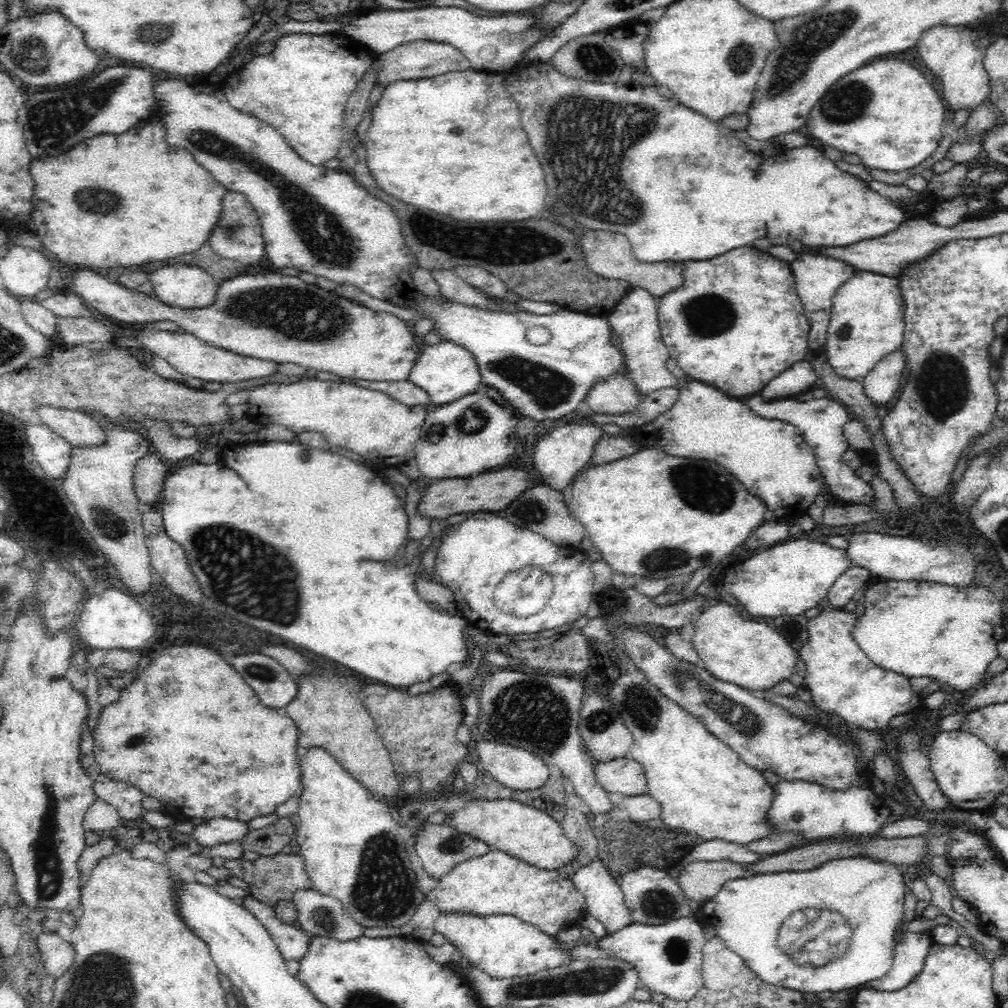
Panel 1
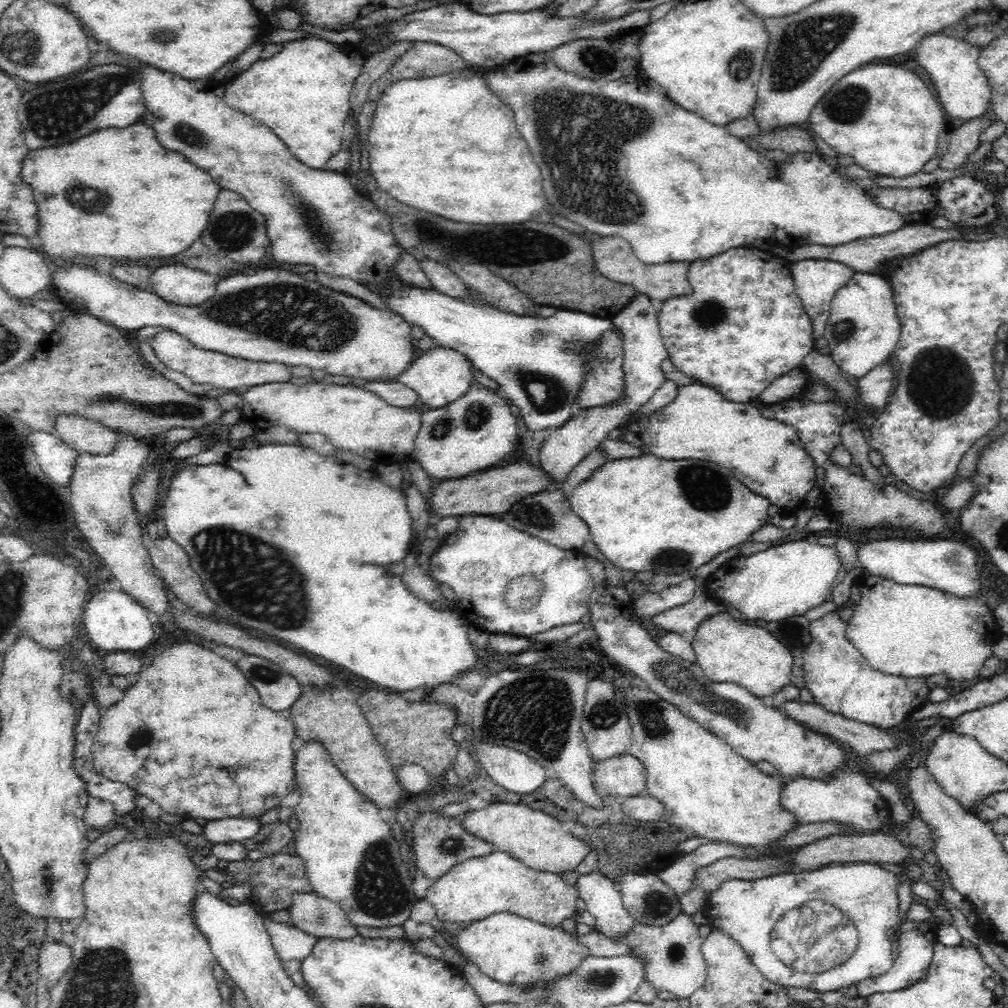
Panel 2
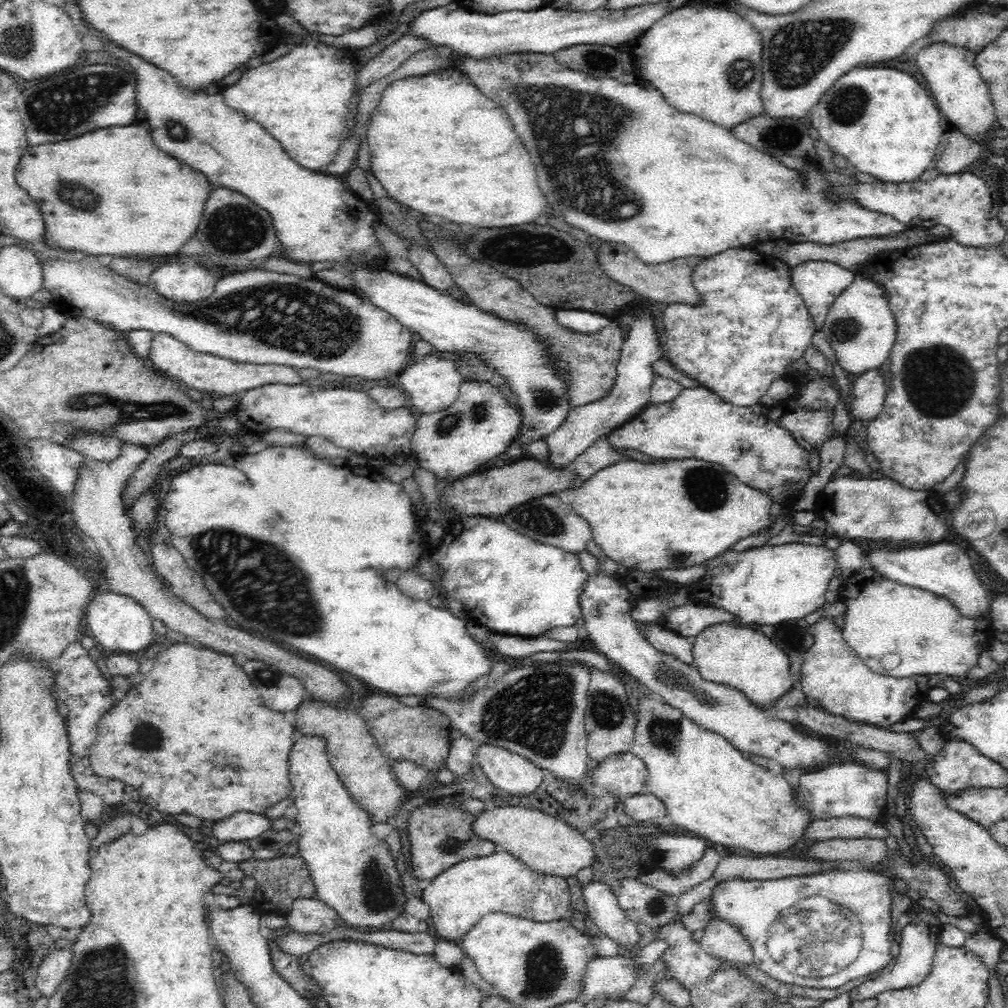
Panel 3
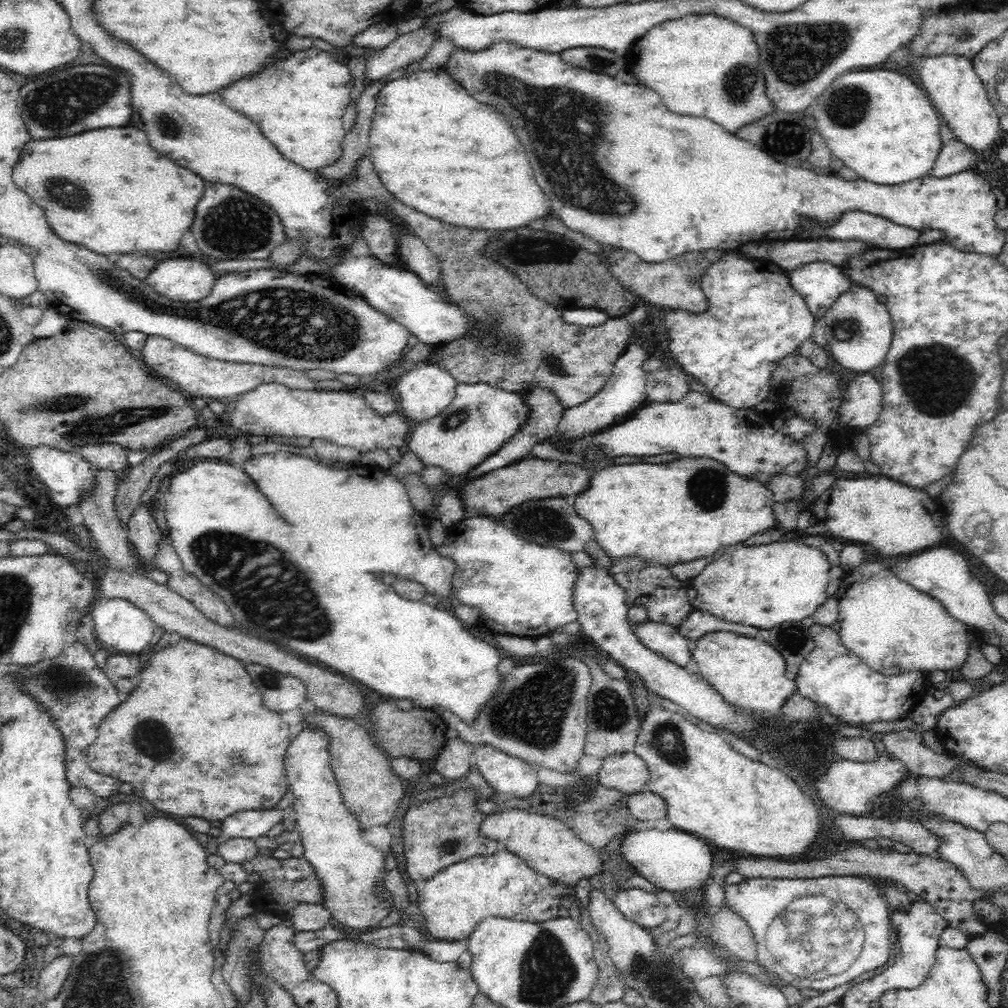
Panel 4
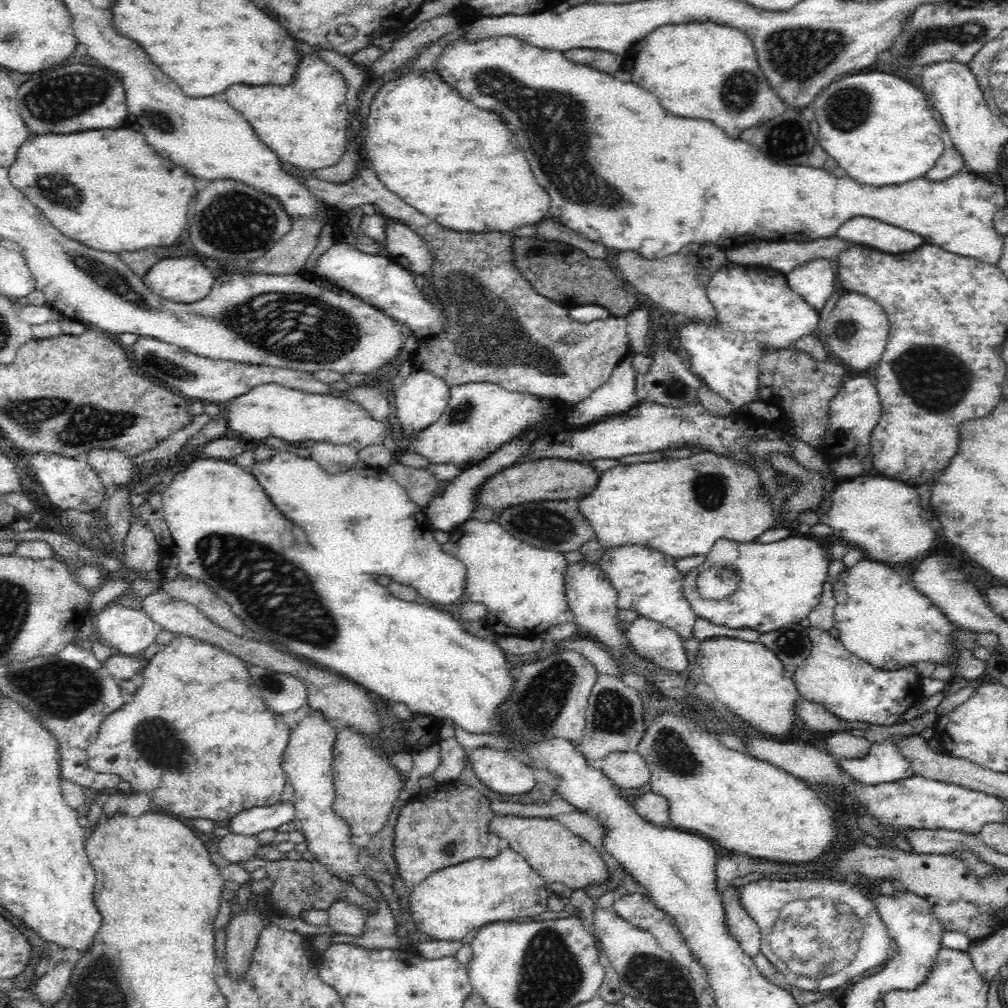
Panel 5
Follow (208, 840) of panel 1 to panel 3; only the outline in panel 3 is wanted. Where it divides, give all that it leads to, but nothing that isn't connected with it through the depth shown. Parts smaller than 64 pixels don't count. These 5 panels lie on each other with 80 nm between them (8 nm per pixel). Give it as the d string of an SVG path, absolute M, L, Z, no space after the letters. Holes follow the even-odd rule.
M240 812L240 814L233 814L228 818L214 821L211 836L220 844L230 841L248 841L266 832L268 826L271 826L270 820L264 815Z

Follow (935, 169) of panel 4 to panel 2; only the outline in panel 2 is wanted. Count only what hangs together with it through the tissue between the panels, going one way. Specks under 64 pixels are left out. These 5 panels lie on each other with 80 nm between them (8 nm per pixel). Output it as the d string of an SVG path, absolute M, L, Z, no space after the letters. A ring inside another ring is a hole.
M987 111L955 129L953 135L950 136L948 154L940 159L938 168L954 170L960 164L964 164L968 155L979 148L981 134L995 125L998 125L995 117Z

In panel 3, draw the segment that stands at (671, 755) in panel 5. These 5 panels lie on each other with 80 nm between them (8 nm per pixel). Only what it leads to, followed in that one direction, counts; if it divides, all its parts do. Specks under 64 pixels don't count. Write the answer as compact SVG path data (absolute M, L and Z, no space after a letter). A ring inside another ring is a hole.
M651 693L638 699L634 717L636 724L631 751L642 759L648 771L644 792L654 794L664 803L665 814L674 824L713 844L745 848L755 856L784 852L802 840L804 828L813 820L808 809L790 803L792 787L782 773L754 764L722 736L700 727Z

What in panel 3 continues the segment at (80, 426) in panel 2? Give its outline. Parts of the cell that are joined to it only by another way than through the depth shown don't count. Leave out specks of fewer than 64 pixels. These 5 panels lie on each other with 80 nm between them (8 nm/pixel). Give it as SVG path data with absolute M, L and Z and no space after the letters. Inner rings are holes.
M74 432L66 446L77 450L85 459L94 459L104 462L114 460L120 454L120 446L123 442L114 436L102 436L89 432Z

